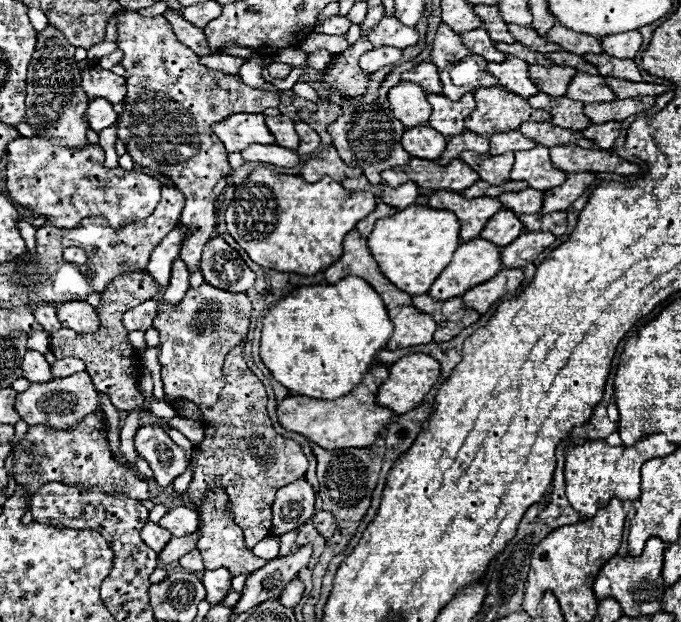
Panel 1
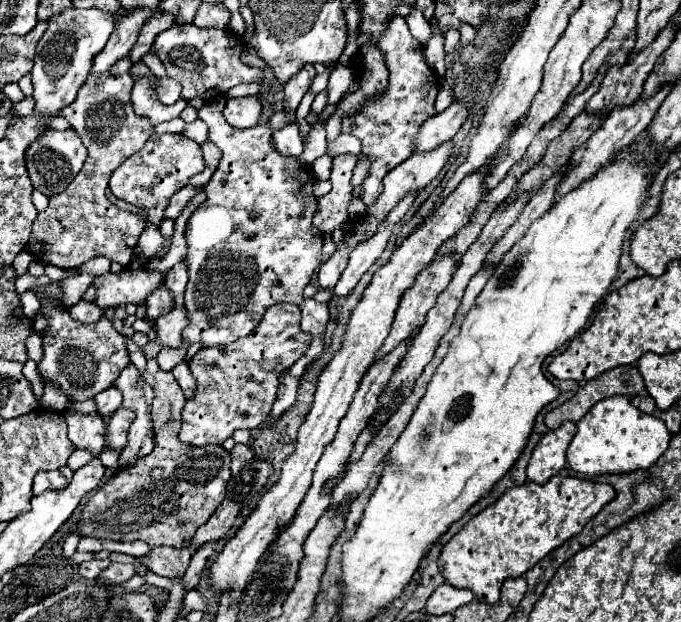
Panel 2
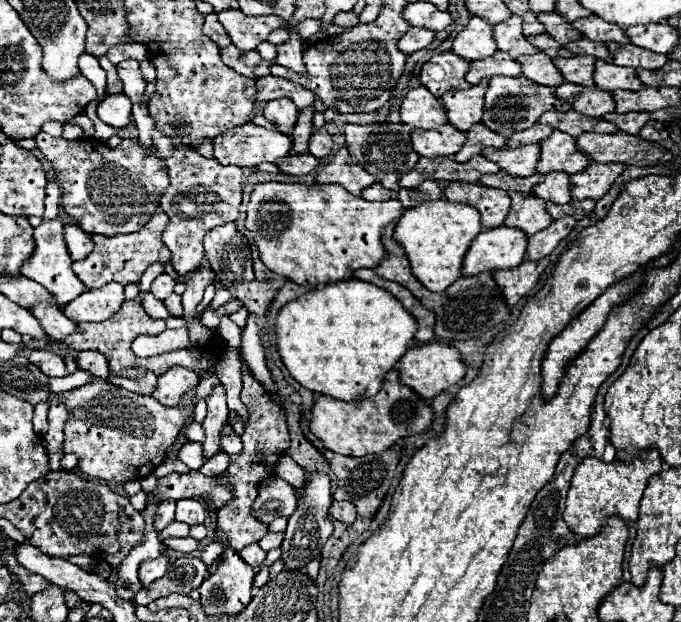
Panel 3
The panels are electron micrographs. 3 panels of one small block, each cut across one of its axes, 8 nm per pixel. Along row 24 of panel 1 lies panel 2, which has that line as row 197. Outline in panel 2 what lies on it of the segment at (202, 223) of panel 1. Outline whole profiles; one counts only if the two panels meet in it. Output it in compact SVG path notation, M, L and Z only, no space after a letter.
M152 134L140 152L126 158L120 164L120 168L112 172L110 190L116 198L142 208L150 224L160 226L172 194L184 188L188 180L202 170L204 170L204 160L200 144L186 138L184 134L162 134L162 136Z

